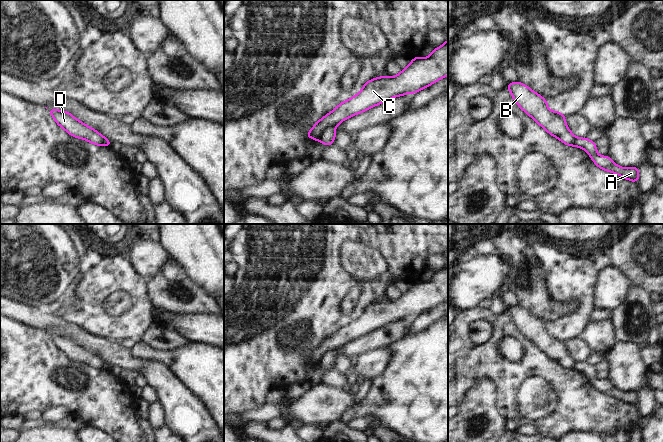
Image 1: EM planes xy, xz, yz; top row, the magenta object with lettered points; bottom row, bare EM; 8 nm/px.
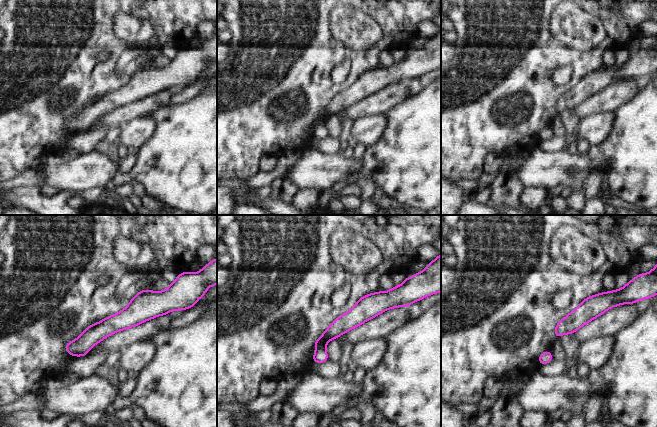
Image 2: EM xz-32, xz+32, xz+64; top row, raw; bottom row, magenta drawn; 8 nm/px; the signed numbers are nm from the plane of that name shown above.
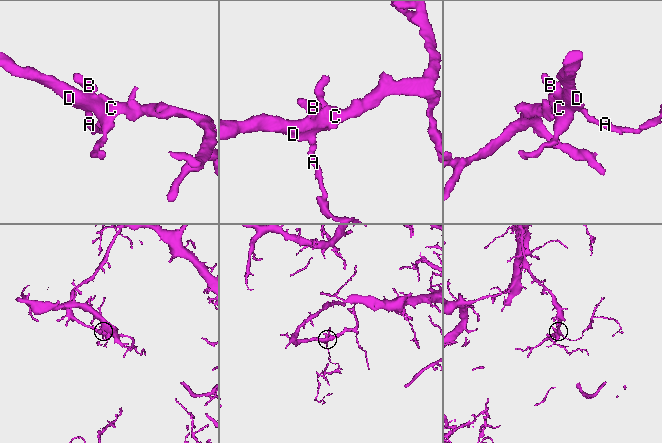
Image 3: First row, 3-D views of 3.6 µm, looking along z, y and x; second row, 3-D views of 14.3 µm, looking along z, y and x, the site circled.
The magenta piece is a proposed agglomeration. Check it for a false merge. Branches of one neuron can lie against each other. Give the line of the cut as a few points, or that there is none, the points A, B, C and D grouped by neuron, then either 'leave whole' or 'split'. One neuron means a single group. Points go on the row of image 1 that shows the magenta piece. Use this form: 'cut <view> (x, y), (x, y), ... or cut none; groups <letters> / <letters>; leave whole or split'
cut xz (334, 126), (327, 127), (318, 139); groups A / B C D; split

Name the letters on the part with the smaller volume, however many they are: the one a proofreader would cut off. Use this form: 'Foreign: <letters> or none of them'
Foreign: A

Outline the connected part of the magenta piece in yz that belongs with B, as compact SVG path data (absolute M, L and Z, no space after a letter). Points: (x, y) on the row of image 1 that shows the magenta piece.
M519 81L507 84L506 88L517 105L549 134L568 146L575 146L577 137L568 129L564 114L551 112L547 100Z

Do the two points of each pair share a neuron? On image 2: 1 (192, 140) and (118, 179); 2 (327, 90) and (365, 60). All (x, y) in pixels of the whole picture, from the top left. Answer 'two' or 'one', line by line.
1: one
2: one

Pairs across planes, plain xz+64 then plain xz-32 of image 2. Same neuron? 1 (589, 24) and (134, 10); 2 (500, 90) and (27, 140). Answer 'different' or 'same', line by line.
1: different
2: same

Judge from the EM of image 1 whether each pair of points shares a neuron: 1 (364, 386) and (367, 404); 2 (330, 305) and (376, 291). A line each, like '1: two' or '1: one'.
1: two
2: one

